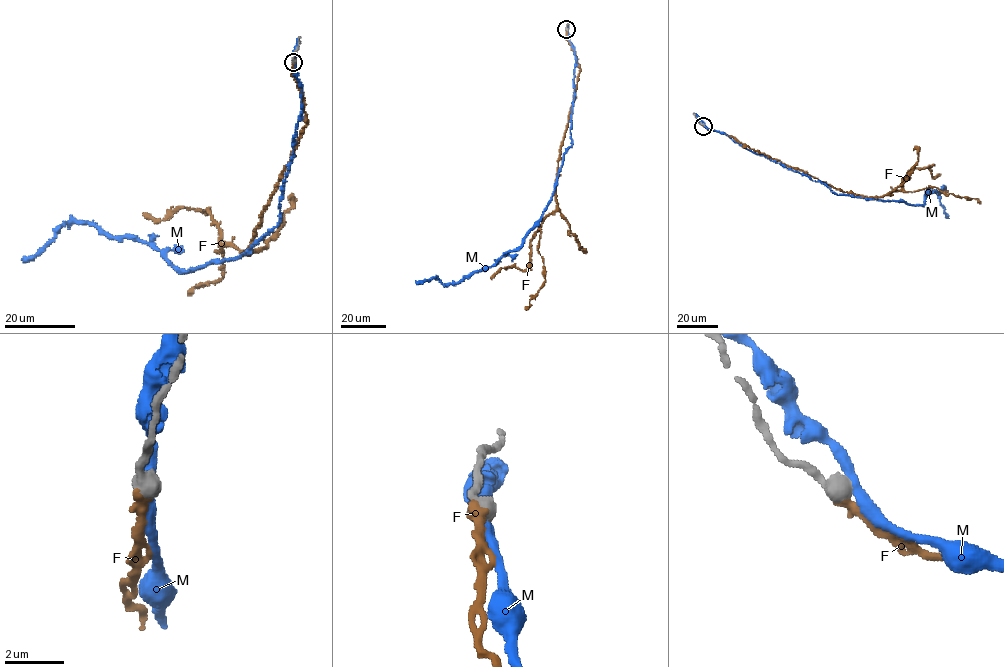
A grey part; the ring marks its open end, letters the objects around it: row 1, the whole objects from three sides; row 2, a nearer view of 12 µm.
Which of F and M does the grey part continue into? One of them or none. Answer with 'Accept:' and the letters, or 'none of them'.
Accept: F

